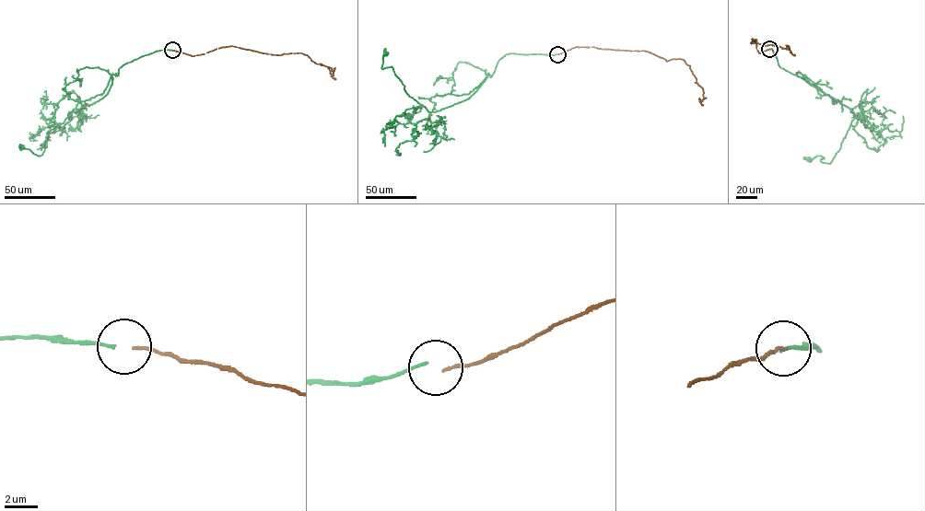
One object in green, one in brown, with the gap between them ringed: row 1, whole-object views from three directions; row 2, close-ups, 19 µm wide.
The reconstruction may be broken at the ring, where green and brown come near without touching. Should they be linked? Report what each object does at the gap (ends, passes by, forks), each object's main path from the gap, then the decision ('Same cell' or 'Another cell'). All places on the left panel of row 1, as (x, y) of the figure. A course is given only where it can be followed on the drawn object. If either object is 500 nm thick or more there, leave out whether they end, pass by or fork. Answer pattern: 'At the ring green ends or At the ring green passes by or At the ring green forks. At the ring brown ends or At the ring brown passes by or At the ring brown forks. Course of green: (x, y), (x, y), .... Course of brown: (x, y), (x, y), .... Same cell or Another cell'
At the ring green ends. At the ring brown ends. Course of green: (172, 50), (122, 65), (107, 93), (49, 134), (40, 155), (21, 146). Course of brown: (173, 50), (193, 55), (232, 46), (272, 54), (301, 52), (316, 63), (332, 68), (332, 76), (327, 68). Another cell

